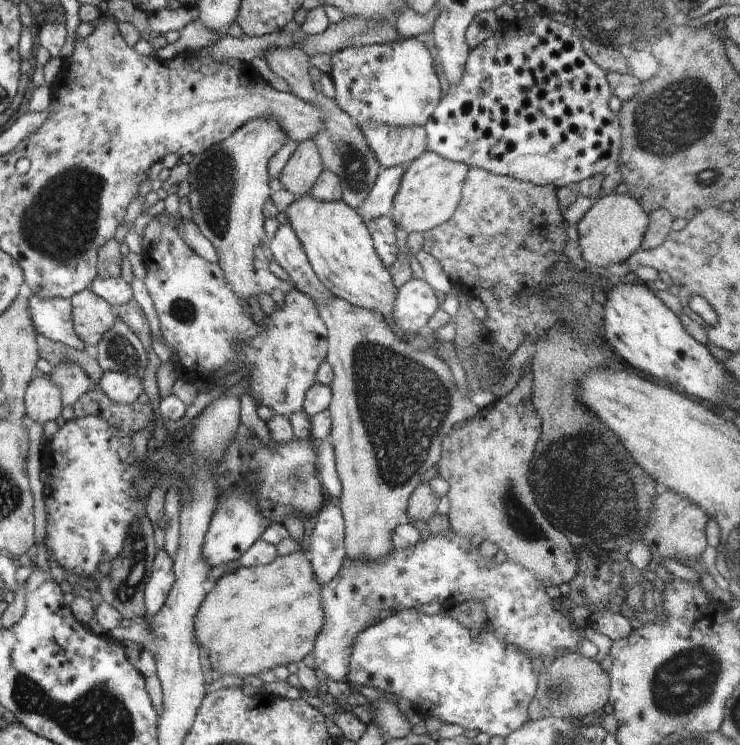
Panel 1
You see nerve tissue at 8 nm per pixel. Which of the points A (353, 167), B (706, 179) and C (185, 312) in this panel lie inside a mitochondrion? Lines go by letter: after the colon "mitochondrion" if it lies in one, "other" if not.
A: mitochondrion
B: mitochondrion
C: mitochondrion

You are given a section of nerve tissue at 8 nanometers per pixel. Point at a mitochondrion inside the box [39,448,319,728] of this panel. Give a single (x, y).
(124, 592)

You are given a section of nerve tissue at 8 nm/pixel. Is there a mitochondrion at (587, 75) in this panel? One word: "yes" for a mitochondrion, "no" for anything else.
no

